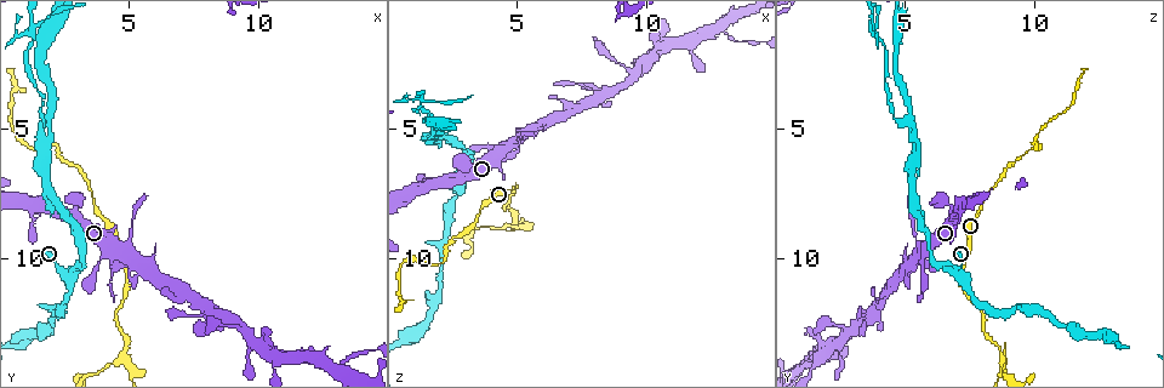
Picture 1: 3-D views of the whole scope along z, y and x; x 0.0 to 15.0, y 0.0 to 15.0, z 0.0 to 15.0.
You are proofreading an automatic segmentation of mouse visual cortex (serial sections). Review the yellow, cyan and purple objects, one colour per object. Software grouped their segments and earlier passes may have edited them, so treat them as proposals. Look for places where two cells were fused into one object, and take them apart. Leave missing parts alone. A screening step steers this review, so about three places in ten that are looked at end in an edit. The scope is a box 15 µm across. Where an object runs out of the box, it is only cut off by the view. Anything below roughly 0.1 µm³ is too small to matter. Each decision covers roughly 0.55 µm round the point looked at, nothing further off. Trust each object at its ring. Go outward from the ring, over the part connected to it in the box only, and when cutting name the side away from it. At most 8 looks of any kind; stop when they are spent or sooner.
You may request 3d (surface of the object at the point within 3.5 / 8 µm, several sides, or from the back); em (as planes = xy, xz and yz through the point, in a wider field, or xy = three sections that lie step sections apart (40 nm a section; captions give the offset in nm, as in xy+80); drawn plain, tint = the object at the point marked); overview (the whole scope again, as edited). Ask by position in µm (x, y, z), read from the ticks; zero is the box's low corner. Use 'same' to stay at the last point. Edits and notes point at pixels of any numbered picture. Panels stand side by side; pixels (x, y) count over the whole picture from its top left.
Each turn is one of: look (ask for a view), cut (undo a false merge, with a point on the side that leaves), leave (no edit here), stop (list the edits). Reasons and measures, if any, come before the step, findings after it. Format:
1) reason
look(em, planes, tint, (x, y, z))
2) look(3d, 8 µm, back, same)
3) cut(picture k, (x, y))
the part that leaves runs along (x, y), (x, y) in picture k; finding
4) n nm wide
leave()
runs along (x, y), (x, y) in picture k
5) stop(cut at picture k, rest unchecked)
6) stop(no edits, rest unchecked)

calibre changes
look(3d, 8 µm, (2.7, 10.6, 7.1))

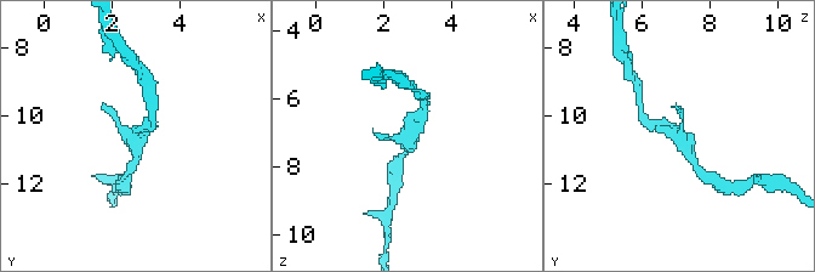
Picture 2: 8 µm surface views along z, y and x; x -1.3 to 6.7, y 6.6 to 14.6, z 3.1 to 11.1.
zoom in
look(3d, 3.5 µm, (2.7, 10.5, 7.2))

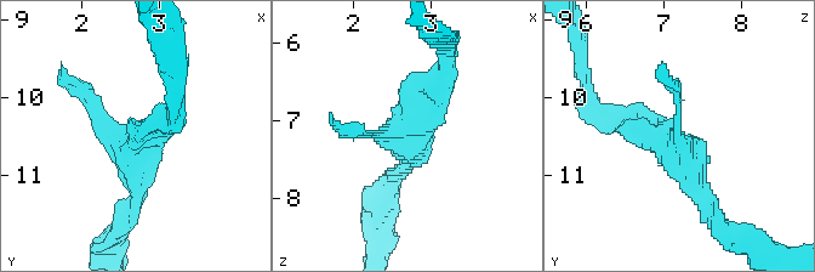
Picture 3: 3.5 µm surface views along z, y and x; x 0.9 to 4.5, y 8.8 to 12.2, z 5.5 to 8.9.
leave()
runs along (352, 131), (423, 122), (445, 72) in picture 3; one cell here

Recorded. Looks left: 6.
look(3d, 8 µm, (1.7, 4.7, 5.2))

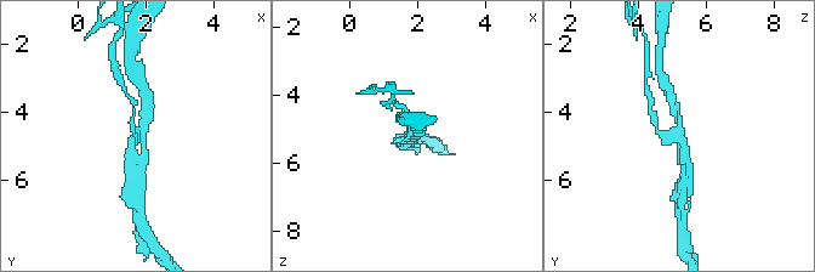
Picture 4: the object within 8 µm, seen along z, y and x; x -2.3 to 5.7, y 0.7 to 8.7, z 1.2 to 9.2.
3 arms; arms of 150, 200, 250 nm; now the EM
look(em, xy, step 1, tint, (1.7, 4.7, 5.1))

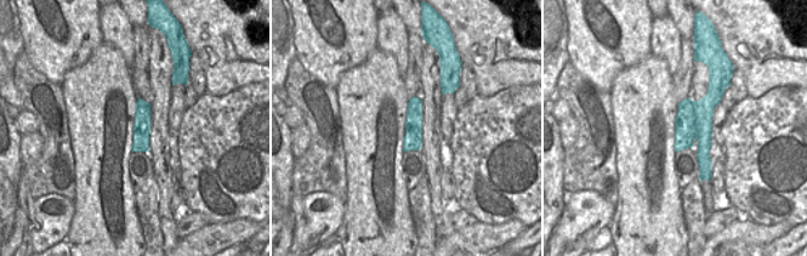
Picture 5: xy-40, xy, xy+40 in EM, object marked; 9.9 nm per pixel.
cut(picture 4, (654, 119))
border along (692, 101), (695, 108), (697, 137) in picture 5; two cells meet here

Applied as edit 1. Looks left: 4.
three-way junction
look(3d, 3.5 µm, (4.9, 13.8, 8.8))

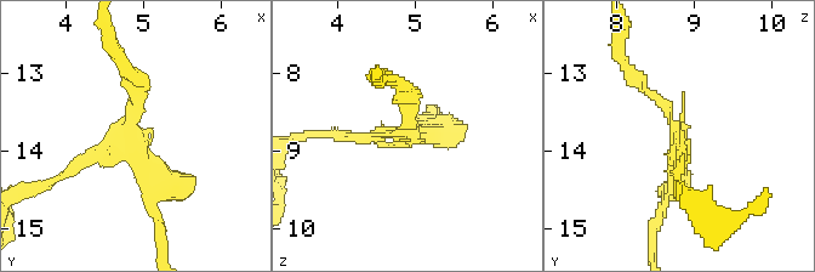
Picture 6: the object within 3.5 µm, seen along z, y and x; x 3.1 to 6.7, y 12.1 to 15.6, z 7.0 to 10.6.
3 arms; arms of 150, 150, 250 nm; need the tissue
look(em, planes, tint, (4.85, 13.85, 8.75))

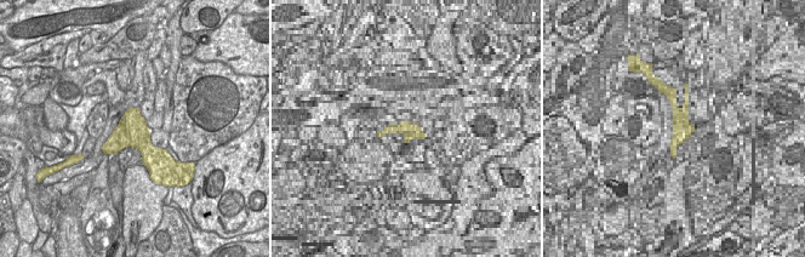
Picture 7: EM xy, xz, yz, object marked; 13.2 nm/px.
cut(picture 6, (355, 137))
a second cell is stuck on

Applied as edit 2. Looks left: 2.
stop(cut at picture 4, cut at picture 6, rest unchecked)

